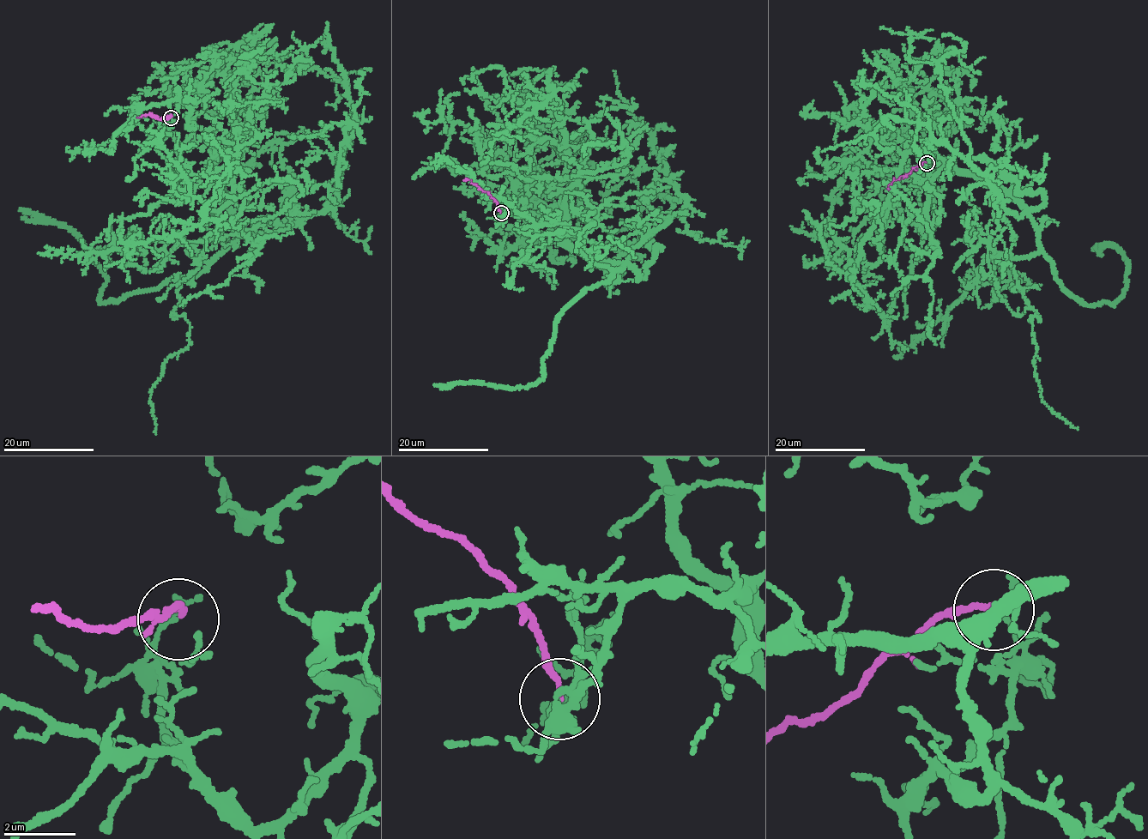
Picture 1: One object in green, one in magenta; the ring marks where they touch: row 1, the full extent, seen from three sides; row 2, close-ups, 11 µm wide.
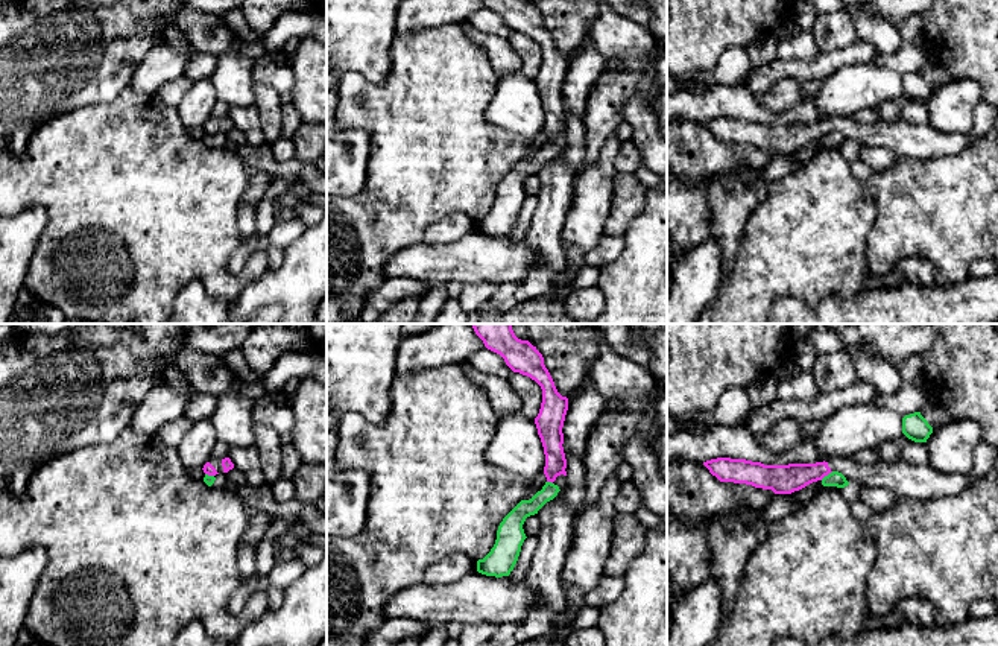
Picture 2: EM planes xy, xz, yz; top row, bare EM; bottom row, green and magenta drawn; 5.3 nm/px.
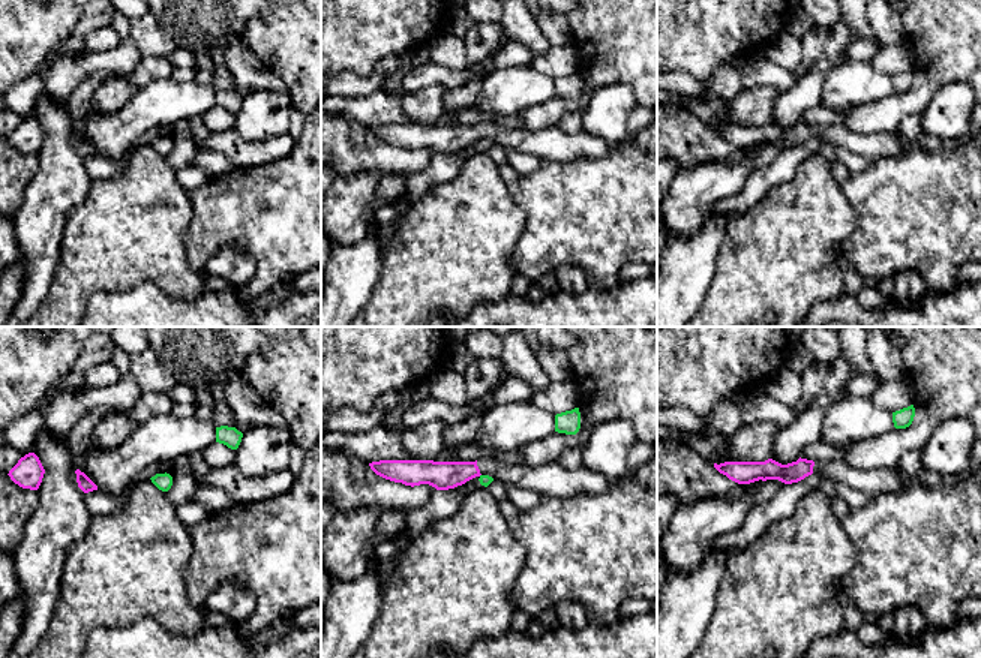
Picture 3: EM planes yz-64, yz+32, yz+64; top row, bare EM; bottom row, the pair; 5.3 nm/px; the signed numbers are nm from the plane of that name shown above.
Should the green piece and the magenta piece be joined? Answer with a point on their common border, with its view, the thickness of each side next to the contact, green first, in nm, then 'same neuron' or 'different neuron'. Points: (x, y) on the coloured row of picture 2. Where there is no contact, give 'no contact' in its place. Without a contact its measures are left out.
meets green in yz at (828, 474); 80 nm thick on the green side, 160 nm on the other; different neuron

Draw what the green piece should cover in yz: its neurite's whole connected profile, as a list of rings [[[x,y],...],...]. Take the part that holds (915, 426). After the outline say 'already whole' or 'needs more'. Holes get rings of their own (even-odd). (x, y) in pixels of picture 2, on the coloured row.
[[[914,412],[902,418],[902,433],[914,442],[927,442],[933,433],[933,427],[921,412]]]; already whole

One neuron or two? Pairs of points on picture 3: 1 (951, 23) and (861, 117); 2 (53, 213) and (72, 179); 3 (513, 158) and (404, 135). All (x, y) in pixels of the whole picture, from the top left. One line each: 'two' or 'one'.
1: one
2: one
3: two

